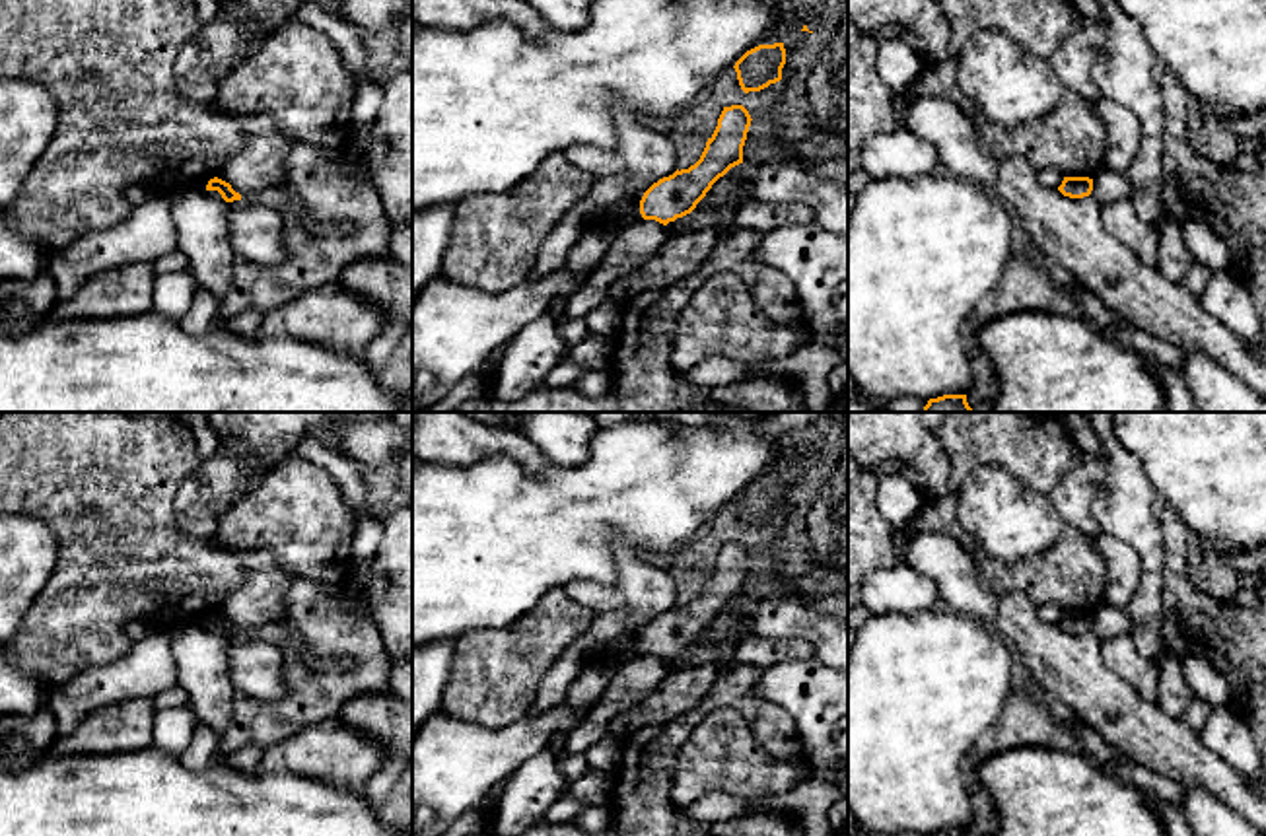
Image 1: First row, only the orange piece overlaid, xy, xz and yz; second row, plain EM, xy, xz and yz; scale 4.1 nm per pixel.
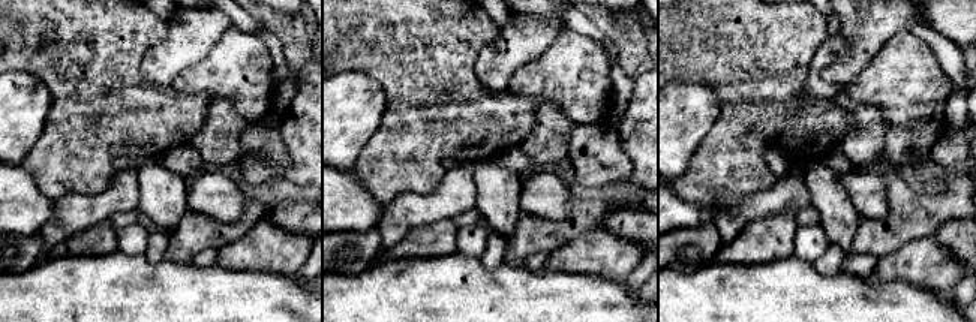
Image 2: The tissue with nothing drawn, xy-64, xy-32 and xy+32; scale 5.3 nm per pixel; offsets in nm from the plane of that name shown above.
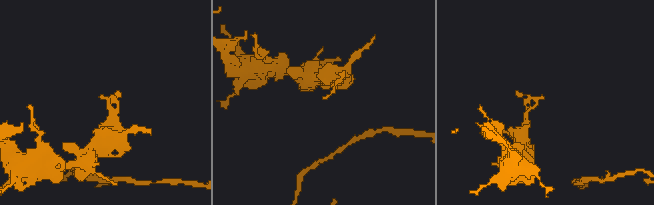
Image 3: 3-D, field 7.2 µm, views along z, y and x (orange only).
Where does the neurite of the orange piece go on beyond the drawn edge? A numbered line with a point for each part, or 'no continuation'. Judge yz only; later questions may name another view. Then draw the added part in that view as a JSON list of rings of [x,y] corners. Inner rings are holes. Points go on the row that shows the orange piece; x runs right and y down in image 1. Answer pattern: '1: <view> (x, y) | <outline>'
no continuation

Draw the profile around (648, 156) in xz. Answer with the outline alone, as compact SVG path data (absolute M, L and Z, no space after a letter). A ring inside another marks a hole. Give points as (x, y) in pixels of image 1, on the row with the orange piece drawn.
M616 99L613 101L613 119L615 148L572 146L564 156L595 179L632 175L636 183L632 194L607 210L611 233L616 233L644 222L640 200L653 183L677 171L677 150L667 134L648 128Z

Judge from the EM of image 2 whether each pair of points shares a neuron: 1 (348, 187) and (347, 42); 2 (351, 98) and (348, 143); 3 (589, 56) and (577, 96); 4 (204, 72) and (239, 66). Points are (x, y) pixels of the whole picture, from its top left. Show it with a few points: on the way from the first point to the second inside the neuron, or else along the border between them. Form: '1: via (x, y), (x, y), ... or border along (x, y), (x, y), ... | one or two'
1: border along (353, 169), (375, 198) | two
2: via (348, 108), (348, 132) | one
3: via (579, 66), (577, 86) | one
4: via (213, 71), (230, 71) | one

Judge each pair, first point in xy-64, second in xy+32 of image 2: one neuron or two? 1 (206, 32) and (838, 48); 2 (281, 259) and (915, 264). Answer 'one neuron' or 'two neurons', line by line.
1: one neuron
2: one neuron

